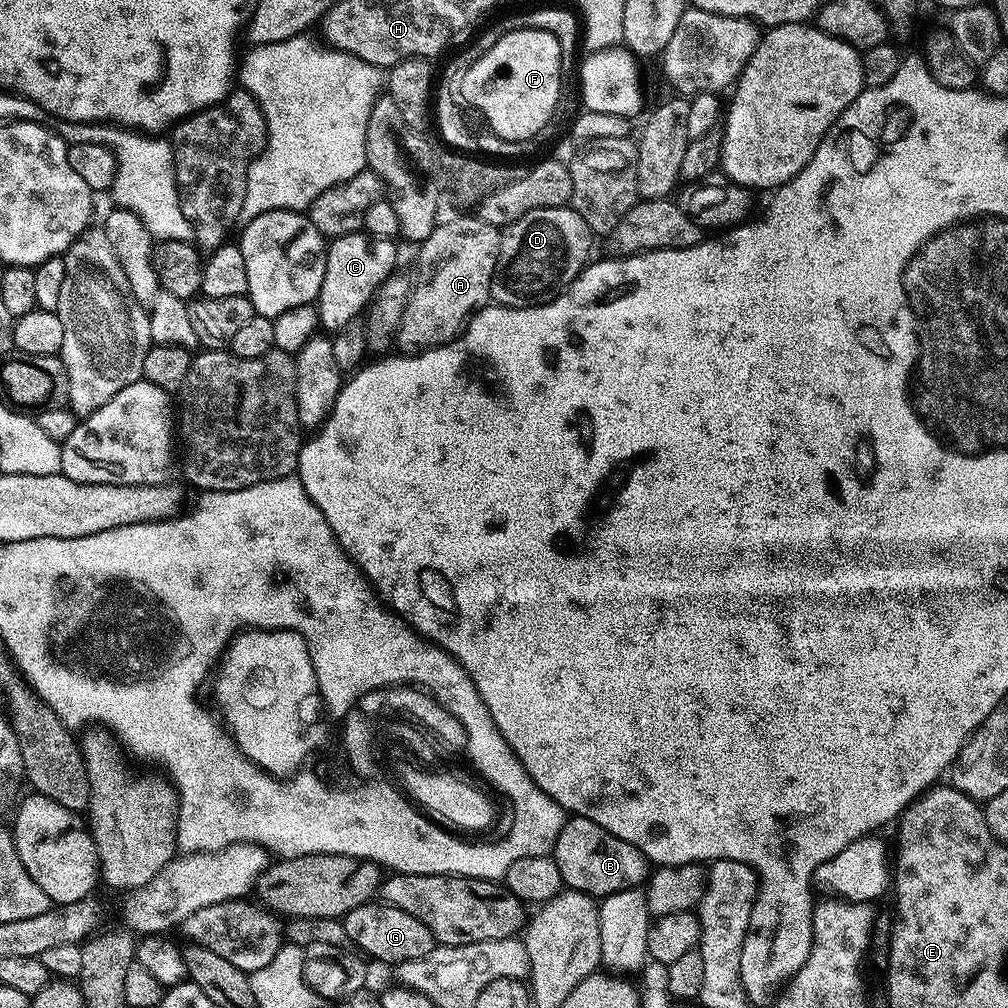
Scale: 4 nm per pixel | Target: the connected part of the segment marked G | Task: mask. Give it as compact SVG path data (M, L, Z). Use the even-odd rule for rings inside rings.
M363 904L347 912L342 918L342 923L353 945L357 949L360 947L359 951L365 957L373 956L374 959L381 960L389 966L426 958L426 954L430 954L430 950L437 947L436 939L430 934L430 930L426 930L426 926L422 926L422 922L418 922L418 918L406 914L406 910L398 910L393 904Z

